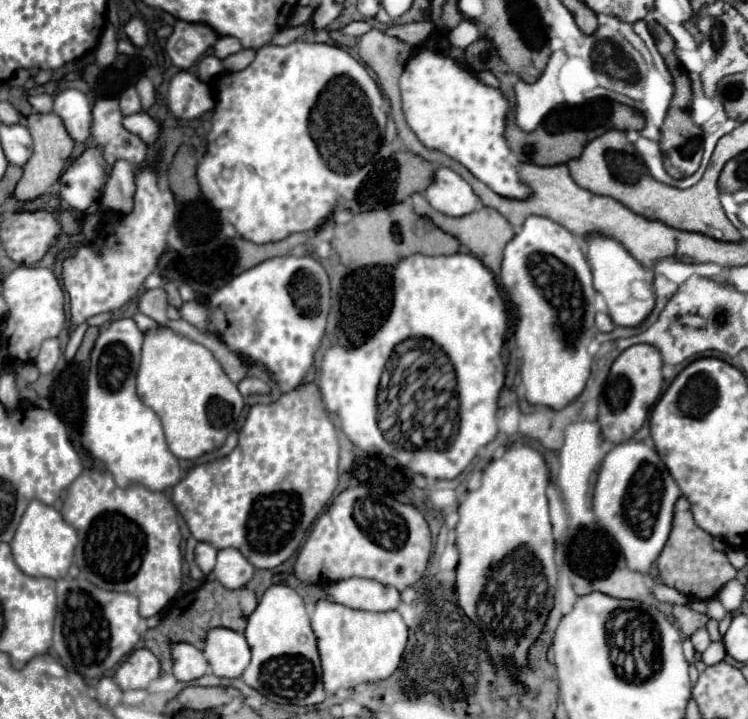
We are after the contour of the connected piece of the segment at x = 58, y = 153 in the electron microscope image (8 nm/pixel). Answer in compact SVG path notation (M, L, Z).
M56 113L30 115L28 117L28 129L30 129L30 135L34 139L34 153L28 159L28 163L24 165L24 175L16 185L14 195L18 201L32 201L32 199L48 193L46 189L52 187L60 179L62 171L66 169L66 165L70 161L72 149L74 149L74 143L72 143L72 139L68 139L68 133L64 131L64 125L60 123L60 117Z

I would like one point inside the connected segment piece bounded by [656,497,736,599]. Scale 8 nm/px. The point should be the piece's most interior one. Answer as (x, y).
(688, 562)

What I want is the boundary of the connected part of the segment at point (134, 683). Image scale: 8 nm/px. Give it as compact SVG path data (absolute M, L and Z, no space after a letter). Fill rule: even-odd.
M142 647L132 651L128 659L118 667L114 681L122 691L136 691L148 689L156 677L160 677L160 663L146 647Z

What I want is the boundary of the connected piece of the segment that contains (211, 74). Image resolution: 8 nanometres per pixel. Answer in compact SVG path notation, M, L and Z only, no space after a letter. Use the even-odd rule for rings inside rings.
M208 55L198 63L198 75L200 75L202 81L212 81L222 71L224 71L222 61L218 57L214 57L214 55Z

